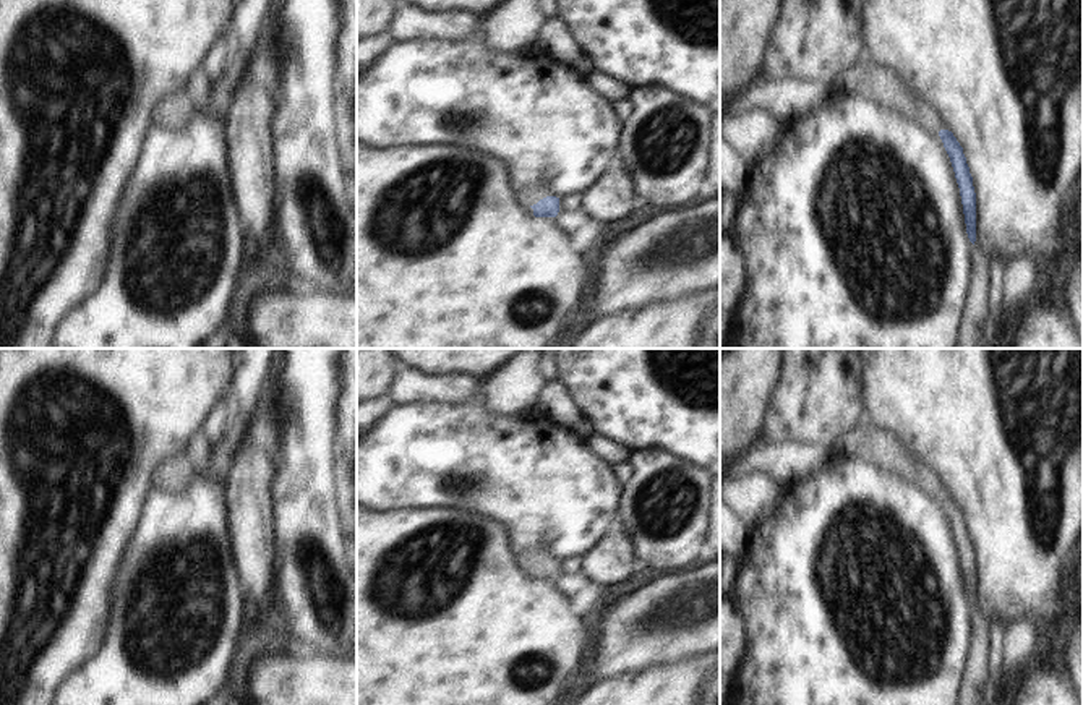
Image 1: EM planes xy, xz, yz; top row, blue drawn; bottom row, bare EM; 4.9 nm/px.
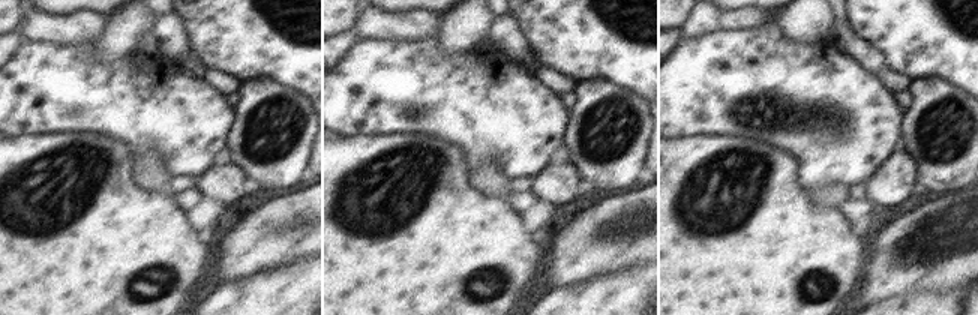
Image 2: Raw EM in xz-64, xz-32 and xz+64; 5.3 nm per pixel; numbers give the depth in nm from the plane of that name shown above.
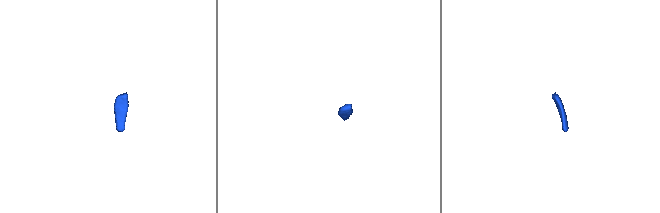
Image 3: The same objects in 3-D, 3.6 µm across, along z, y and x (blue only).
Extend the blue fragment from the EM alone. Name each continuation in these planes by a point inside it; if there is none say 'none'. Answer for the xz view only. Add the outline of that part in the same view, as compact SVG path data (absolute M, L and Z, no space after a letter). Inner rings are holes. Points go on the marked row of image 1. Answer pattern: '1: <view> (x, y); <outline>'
1: xz (534, 196); M537 188L537 190L532 190L525 194L522 194L522 199L529 204L529 206L533 206L537 204L540 199L550 196L550 193L543 188Z

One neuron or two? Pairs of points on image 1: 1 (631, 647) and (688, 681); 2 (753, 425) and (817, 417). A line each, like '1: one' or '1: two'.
1: two
2: two

